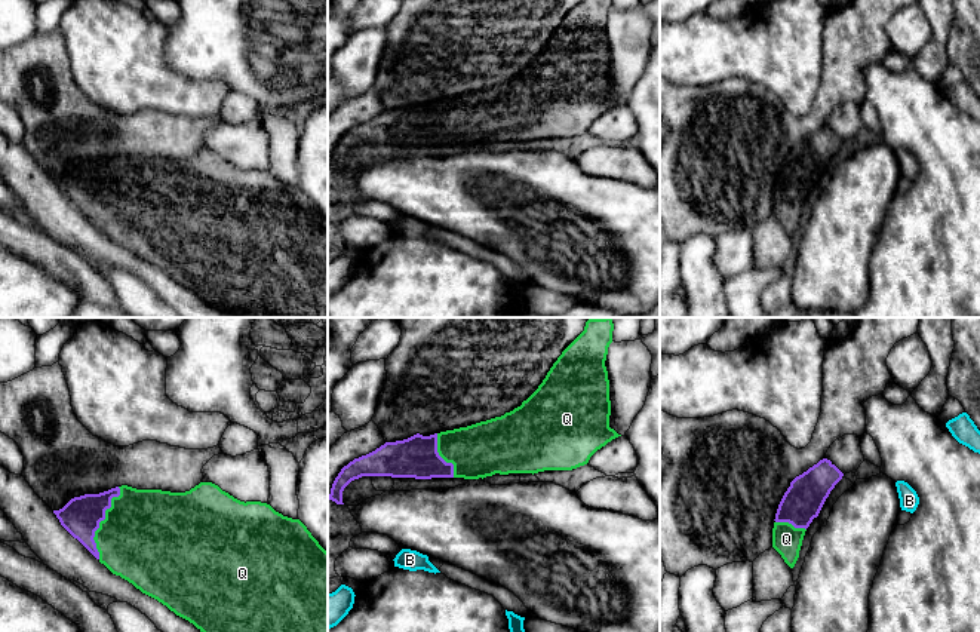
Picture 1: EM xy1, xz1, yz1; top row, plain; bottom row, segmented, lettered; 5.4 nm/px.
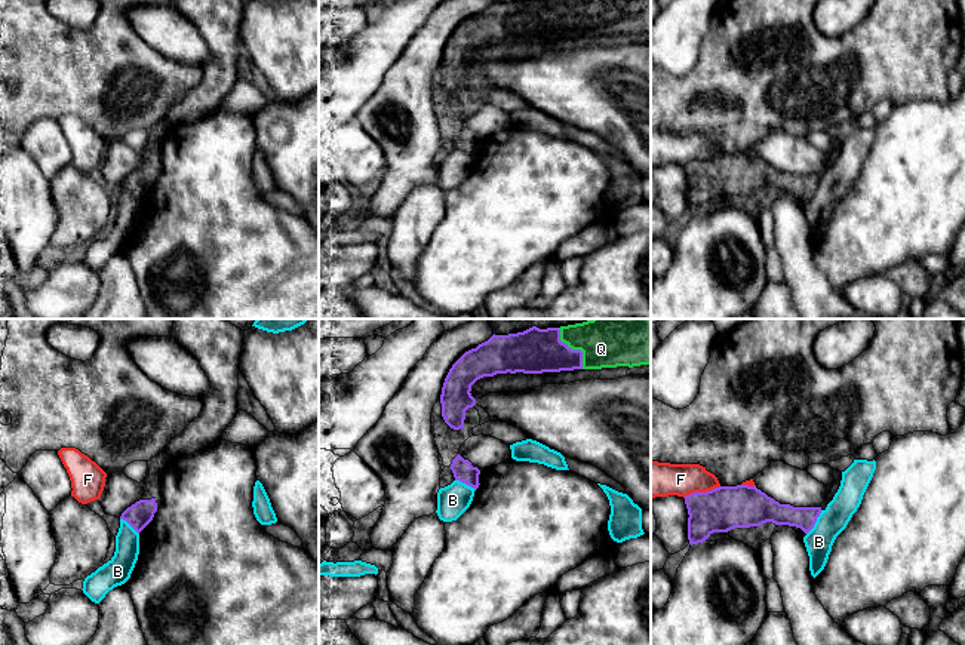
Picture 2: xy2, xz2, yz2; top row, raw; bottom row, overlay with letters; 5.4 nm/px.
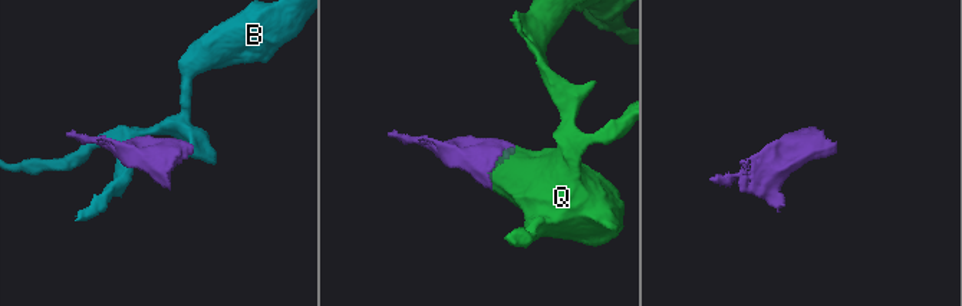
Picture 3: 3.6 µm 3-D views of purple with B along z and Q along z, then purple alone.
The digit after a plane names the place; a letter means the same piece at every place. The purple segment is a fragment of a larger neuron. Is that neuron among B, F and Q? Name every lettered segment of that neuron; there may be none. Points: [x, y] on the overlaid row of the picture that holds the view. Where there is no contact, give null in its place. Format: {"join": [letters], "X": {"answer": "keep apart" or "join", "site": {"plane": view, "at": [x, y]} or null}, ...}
{"join": ["Q"], "B": {"answer": "keep apart", "site": {"plane": "yz2", "at": [816, 521]}}, "F": {"answer": "keep apart", "site": {"plane": "yz2", "at": [701, 493]}}, "Q": {"answer": "join", "site": {"plane": "xy1", "at": [101, 519]}}}

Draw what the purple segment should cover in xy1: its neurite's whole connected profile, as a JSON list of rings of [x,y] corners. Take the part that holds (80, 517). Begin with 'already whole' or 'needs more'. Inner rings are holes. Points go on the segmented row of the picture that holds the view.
needs more | [[[200,482],[185,493],[136,490],[122,485],[99,494],[74,497],[53,513],[61,525],[113,574],[157,599],[176,616],[193,623],[200,632],[328,632],[328,552],[299,519],[283,516],[267,503],[240,501],[212,482]]]

